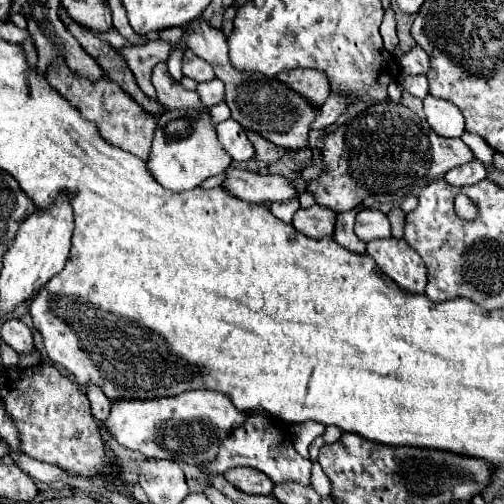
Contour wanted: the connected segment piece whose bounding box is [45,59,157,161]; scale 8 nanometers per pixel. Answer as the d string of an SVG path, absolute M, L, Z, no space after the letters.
M55 59L47 67L45 77L49 79L49 85L55 91L59 91L59 95L63 99L67 99L81 113L83 119L93 121L97 125L99 135L107 143L111 143L115 147L121 147L123 151L129 151L129 153L137 155L139 159L147 161L151 141L153 141L153 133L155 133L155 125L157 125L155 117L147 115L141 107L137 107L137 103L121 87L117 87L117 83L109 81L107 77L101 77L99 81L89 81L85 77L77 77L63 63L63 59Z

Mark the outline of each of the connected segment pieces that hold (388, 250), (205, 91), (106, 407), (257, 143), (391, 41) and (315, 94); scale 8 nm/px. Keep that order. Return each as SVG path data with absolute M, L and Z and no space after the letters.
M373 239L367 243L367 255L377 267L409 293L423 293L427 285L427 269L423 259L413 251L405 239Z
M211 79L209 83L197 83L197 93L201 97L201 101L207 107L213 107L217 103L223 101L225 91L223 91L223 83L219 79Z
M87 385L85 389L85 395L89 397L91 401L91 409L93 409L93 415L99 423L103 423L103 429L105 429L105 419L109 417L109 411L111 411L111 403L109 399L105 397L105 393L99 389L99 387L93 387L93 385Z
M245 131L245 133L247 133L247 137L249 137L249 141L253 143L255 155L257 155L259 161L271 165L273 161L277 161L277 159L281 159L281 157L285 155L285 149L281 149L281 147L269 143L269 141L263 139L261 135L257 135L257 133L253 133L253 131Z
M390 5L386 10L382 24L380 26L380 34L383 39L385 48L395 57L399 58L403 52L399 48L399 40L396 35L395 14Z
M291 69L291 71L279 73L277 79L281 83L285 83L287 87L291 87L293 91L297 91L299 95L303 95L305 99L309 99L309 103L313 103L313 107L321 107L325 103L325 99L329 97L329 83L327 83L325 73L321 73L321 71Z

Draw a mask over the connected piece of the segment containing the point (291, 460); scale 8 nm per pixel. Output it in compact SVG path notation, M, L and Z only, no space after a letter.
M249 415L247 421L237 427L237 431L231 431L229 439L225 439L225 443L221 443L221 451L217 453L217 459L209 461L205 467L215 473L215 475L223 475L225 471L233 469L233 467L253 467L263 471L267 477L271 477L275 483L281 481L297 481L297 483L305 483L309 485L309 477L311 477L311 461L303 459L293 443L289 439L279 441L281 427L279 427L279 419L269 417L269 415Z

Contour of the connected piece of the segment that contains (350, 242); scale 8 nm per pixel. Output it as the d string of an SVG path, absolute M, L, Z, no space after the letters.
M359 205L357 209L351 209L351 211L339 213L337 215L337 225L335 225L335 235L333 235L333 239L339 245L343 245L345 249L349 249L353 253L359 253L359 255L365 253L365 243L353 233L353 223L355 223L355 215L361 209L363 209L363 205Z

